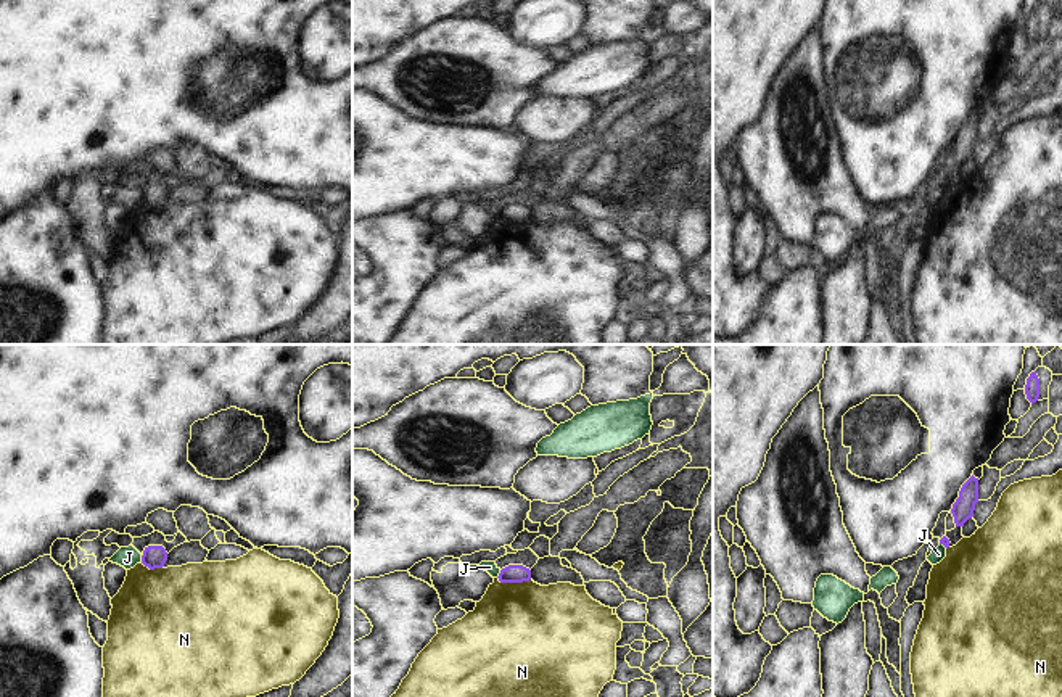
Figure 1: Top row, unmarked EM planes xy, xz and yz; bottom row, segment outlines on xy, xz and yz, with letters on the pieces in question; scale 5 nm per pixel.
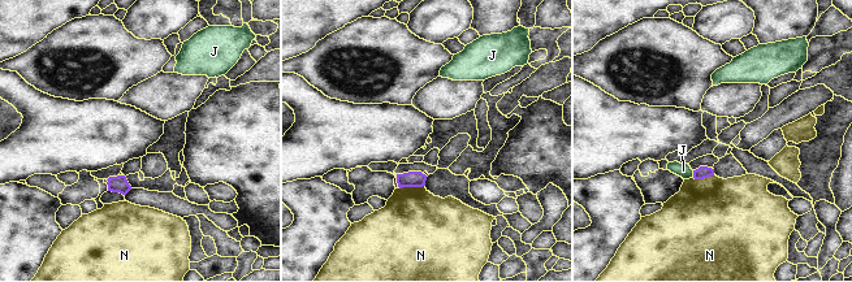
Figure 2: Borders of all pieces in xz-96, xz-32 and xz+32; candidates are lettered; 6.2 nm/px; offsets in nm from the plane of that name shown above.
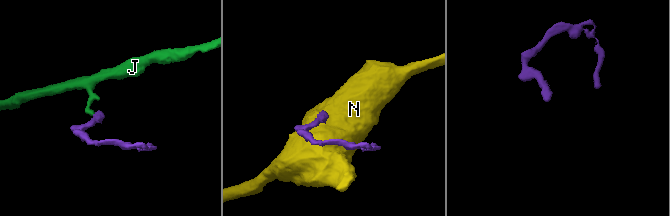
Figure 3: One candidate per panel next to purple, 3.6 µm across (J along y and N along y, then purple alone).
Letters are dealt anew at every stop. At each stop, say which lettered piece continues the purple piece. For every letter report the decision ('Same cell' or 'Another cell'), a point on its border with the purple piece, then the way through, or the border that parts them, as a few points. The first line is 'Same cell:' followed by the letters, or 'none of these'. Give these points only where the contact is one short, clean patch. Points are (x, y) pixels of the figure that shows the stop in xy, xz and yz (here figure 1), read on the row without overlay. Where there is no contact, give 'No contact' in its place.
Same cell: none of these
J: Another cell. Touches purple at xz (499, 213). Boundary: xz (501, 210), (496, 216)
N: Another cell. Touches purple at xz (514, 221). Boundary: xz (498, 216), (501, 221), (526, 221), (530, 218)

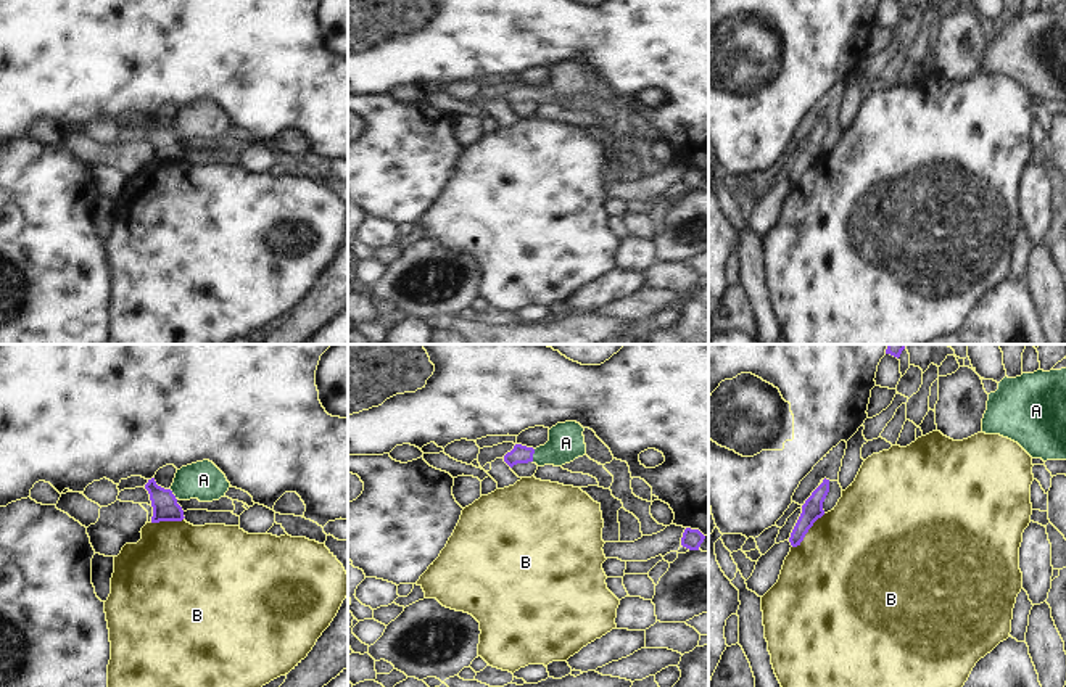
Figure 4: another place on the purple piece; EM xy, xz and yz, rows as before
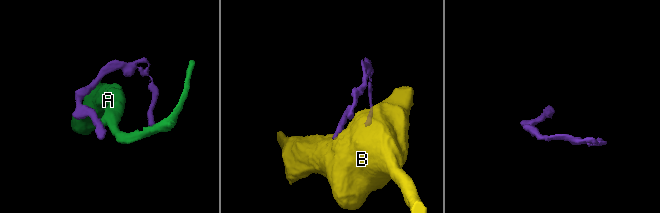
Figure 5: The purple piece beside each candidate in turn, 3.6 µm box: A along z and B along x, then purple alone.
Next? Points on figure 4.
Same cell: A
A: Same cell. Touches purple at xz (532, 95). Path across: xz (520, 94), (532, 95), (556, 92), (566, 82)
B: Another cell. Touches purple at yz (807, 171). Boundary: yz (825, 153), (793, 187)

